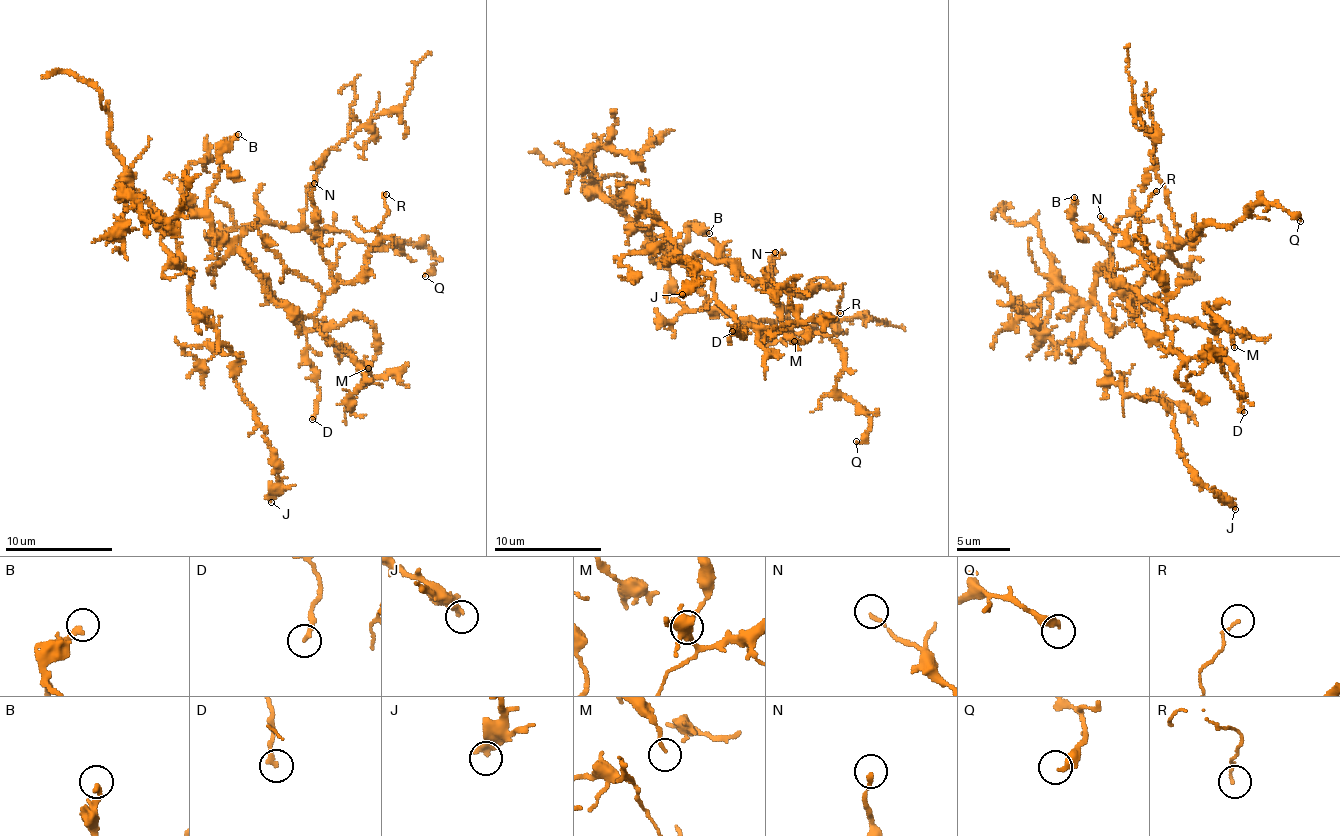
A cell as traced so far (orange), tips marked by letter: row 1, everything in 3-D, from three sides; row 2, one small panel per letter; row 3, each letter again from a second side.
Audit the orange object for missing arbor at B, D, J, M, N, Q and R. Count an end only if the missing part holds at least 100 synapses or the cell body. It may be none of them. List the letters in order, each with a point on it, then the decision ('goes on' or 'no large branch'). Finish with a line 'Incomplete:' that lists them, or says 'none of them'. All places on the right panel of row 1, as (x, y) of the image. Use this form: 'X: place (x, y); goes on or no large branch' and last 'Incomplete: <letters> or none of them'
B: place (1074, 197); no large branch
D: place (1244, 412); no large branch
J: place (1235, 509); no large branch
M: place (1234, 347); no large branch
N: place (1100, 216); no large branch
Q: place (1300, 221); no large branch
R: place (1156, 191); no large branch
Incomplete: none of them

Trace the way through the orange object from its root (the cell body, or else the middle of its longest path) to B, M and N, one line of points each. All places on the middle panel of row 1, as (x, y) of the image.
B: (648, 243), (671, 251), (686, 240), (690, 225), (709, 233)
M: (648, 243), (662, 244), (712, 279), (719, 306), (743, 327), (802, 324), (806, 329), (804, 342), (794, 341)
N: (648, 243), (662, 244), (688, 261), (700, 253), (730, 262), (776, 295), (771, 286), (775, 252)

